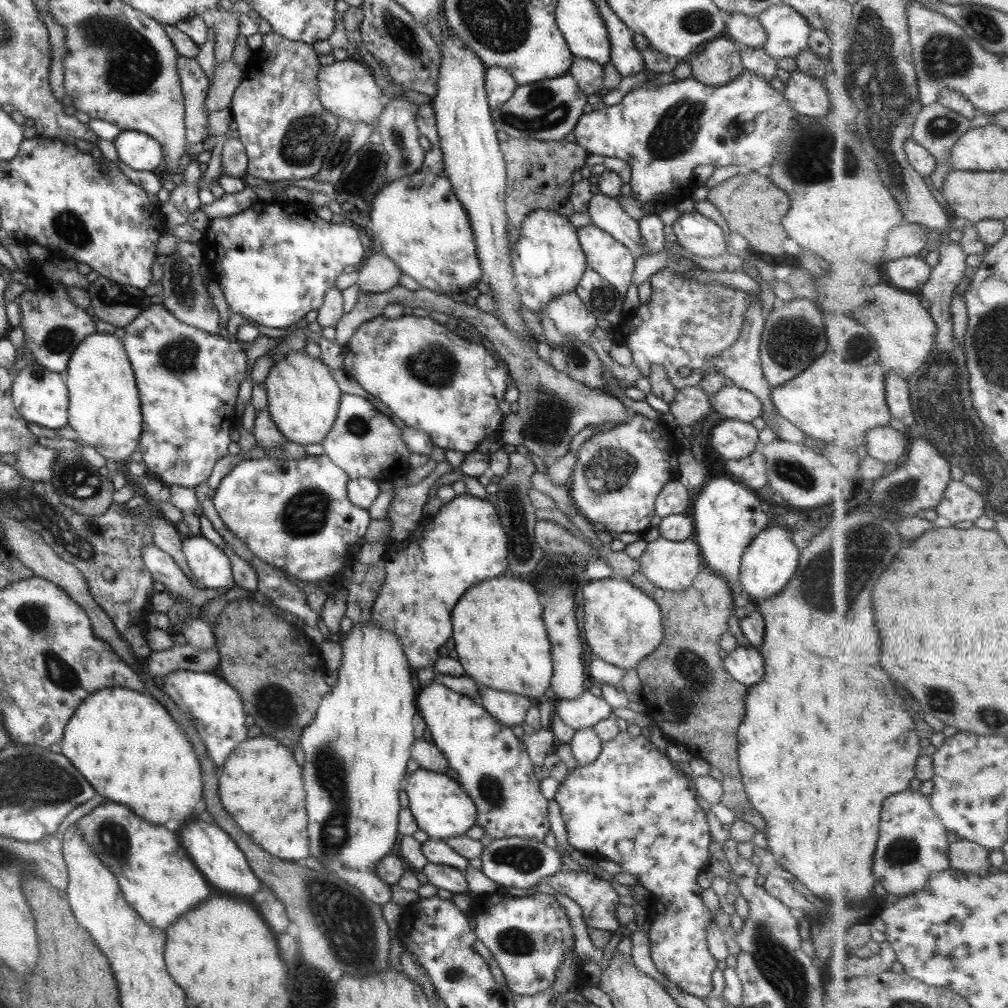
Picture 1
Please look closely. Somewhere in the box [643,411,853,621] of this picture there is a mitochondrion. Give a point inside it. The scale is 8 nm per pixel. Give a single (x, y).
(790, 470)

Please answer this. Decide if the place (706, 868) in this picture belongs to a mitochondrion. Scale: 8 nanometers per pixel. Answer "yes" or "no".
no

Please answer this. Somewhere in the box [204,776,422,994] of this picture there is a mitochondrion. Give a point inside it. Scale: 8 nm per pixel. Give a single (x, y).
(347, 924)

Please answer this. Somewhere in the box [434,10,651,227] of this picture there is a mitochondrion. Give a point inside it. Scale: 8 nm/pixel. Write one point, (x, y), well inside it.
(542, 110)

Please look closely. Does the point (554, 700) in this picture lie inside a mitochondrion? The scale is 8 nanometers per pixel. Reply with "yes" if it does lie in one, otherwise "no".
no

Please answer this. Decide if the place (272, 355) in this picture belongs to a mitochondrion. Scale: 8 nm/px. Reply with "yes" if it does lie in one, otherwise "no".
no

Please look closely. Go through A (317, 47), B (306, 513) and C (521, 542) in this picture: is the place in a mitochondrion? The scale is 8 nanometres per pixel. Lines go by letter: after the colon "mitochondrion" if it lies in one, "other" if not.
A: other
B: mitochondrion
C: mitochondrion

